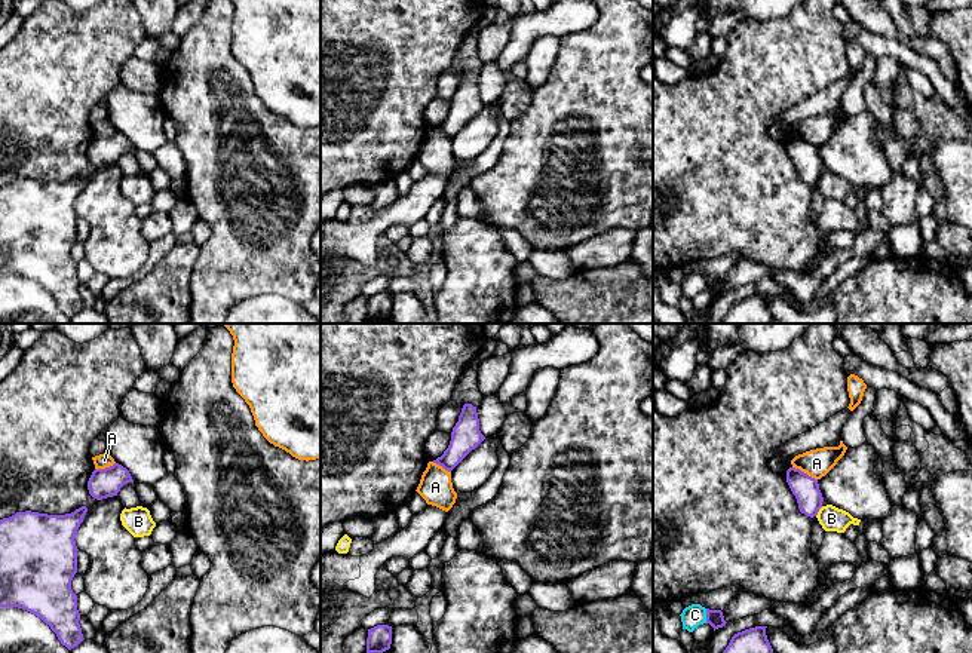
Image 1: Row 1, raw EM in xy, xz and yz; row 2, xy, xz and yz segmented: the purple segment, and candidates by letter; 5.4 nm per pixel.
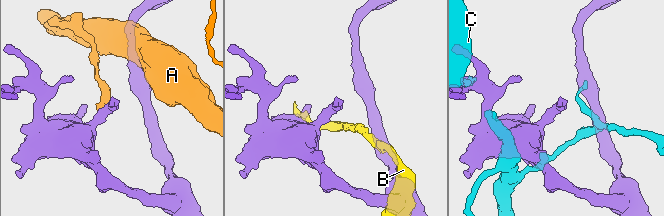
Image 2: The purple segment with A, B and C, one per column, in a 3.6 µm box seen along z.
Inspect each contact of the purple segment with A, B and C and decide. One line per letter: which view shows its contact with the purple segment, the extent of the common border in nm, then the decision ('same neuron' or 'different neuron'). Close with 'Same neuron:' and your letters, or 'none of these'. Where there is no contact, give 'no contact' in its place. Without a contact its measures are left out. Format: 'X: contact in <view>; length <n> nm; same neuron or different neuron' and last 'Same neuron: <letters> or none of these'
A: contact in yz; length 150 nm; different neuron
B: contact in yz; length 70 nm; different neuron
C: contact in yz; length 80 nm; different neuron
Same neuron: none of these

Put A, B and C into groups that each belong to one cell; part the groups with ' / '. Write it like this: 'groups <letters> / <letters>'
groups A / B / C

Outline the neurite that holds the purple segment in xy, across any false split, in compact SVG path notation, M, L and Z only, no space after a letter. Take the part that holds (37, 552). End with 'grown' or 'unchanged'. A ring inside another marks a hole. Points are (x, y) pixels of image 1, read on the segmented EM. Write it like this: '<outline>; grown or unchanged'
M86 506L65 515L25 511L0 519L0 607L18 607L36 614L68 650L85 640L71 580L77 573L74 537L86 512Z; unchanged

